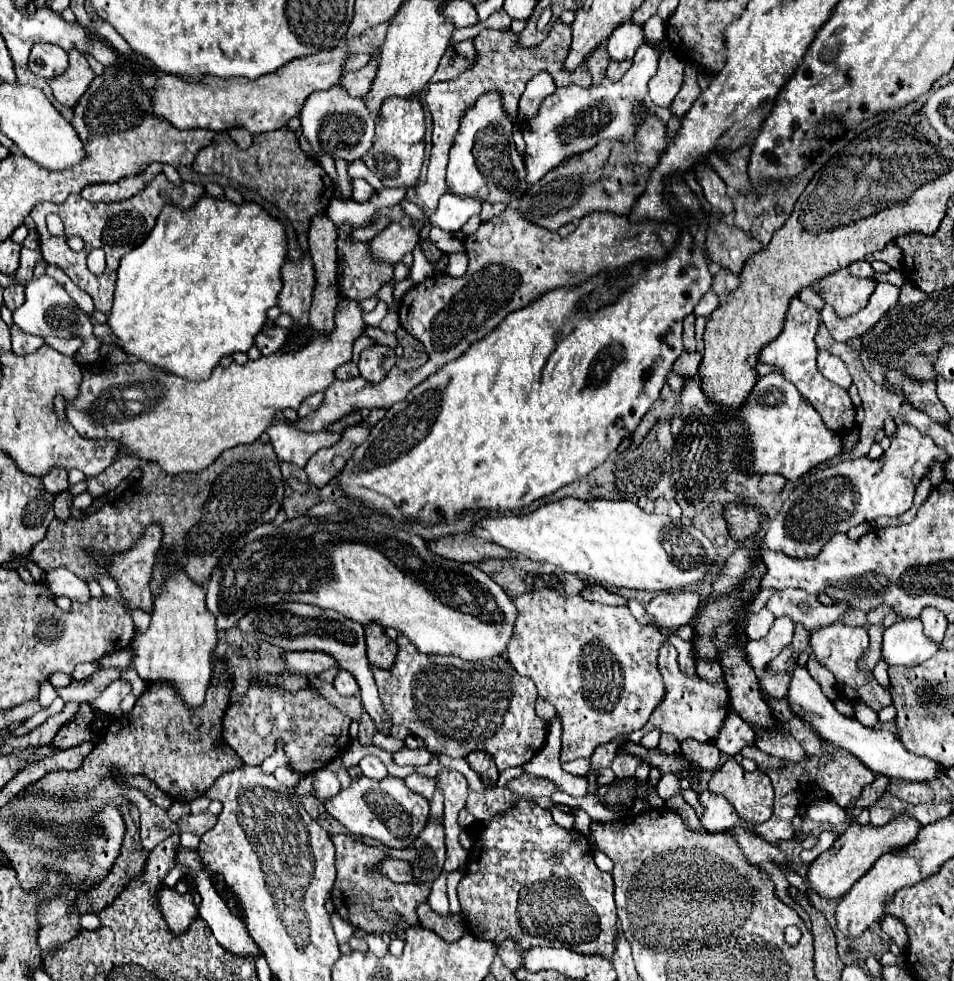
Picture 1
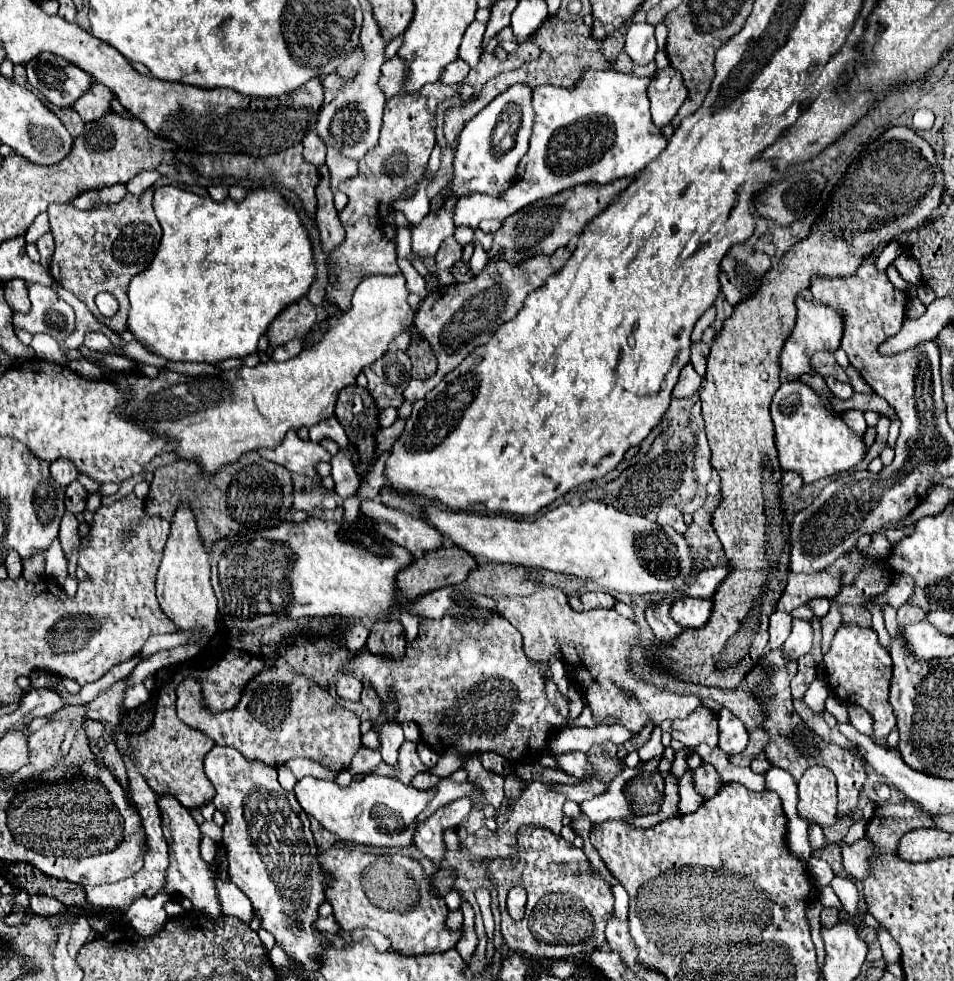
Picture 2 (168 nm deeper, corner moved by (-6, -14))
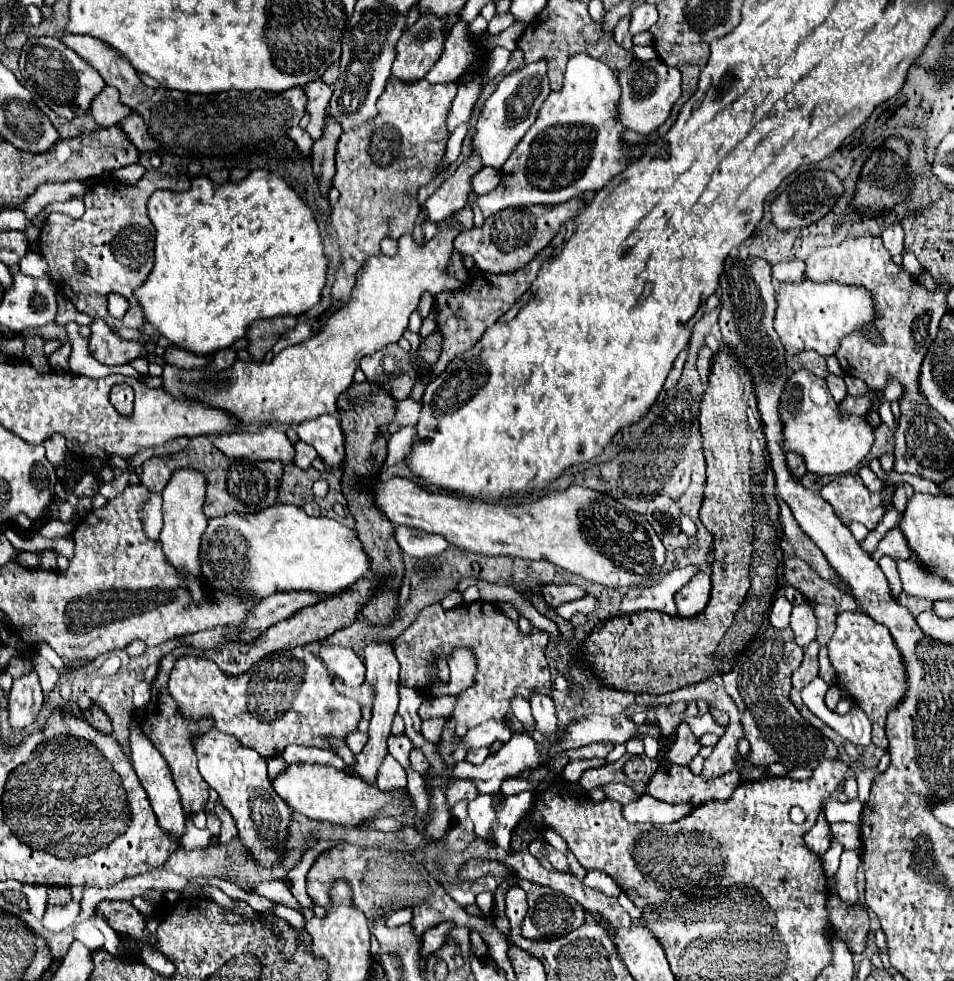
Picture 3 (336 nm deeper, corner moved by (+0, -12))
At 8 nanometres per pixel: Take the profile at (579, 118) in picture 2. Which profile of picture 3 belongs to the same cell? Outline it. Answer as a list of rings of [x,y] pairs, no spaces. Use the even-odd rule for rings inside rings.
[[[587,54],[571,56],[567,62],[563,88],[559,92],[551,92],[543,102],[535,124],[527,130],[527,134],[513,150],[511,158],[501,168],[501,184],[487,194],[471,192],[467,198],[467,206],[477,206],[483,216],[489,218],[503,208],[529,204],[561,204],[589,190],[605,188],[613,176],[627,170],[627,166],[633,162],[633,146],[627,144],[623,138],[623,132],[627,128],[619,120],[619,100],[619,78],[611,72],[611,68],[607,68],[607,64],[601,64],[601,60],[593,60]]]

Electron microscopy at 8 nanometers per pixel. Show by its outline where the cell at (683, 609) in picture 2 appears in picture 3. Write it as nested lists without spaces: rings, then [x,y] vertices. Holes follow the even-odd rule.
[[[699,572],[689,584],[685,584],[677,594],[675,594],[675,604],[677,604],[677,616],[683,618],[693,618],[697,616],[709,602],[709,592],[711,592],[711,580],[709,574]]]

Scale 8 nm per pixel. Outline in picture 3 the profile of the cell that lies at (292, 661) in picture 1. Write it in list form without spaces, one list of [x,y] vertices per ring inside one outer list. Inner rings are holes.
[[[473,602],[473,604],[461,604],[461,606],[455,606],[455,608],[451,608],[451,610],[445,610],[441,604],[431,604],[431,606],[427,606],[427,608],[423,608],[419,614],[417,614],[417,618],[415,618],[415,622],[411,622],[395,640],[393,640],[393,650],[395,650],[395,656],[397,656],[397,660],[399,660],[399,664],[401,664],[401,686],[407,686],[407,688],[415,688],[415,690],[419,690],[423,696],[427,696],[427,698],[431,698],[433,696],[433,690],[431,690],[431,682],[433,682],[433,676],[437,676],[437,680],[441,682],[441,678],[439,678],[439,668],[437,668],[437,662],[439,662],[439,658],[445,658],[445,660],[449,660],[449,656],[455,652],[455,650],[459,650],[459,648],[469,648],[473,654],[475,654],[475,660],[477,660],[477,670],[475,670],[475,682],[469,686],[469,688],[465,688],[463,692],[459,692],[457,696],[455,696],[455,708],[453,708],[453,720],[455,720],[455,724],[465,724],[467,728],[475,728],[475,726],[479,726],[479,724],[483,724],[483,722],[487,722],[487,720],[497,720],[497,722],[505,722],[507,720],[507,714],[511,712],[511,700],[515,698],[515,696],[521,696],[521,698],[525,698],[525,700],[531,700],[531,694],[545,694],[545,696],[551,696],[551,680],[549,680],[549,666],[547,666],[547,660],[545,660],[545,648],[547,648],[547,642],[549,642],[549,636],[545,634],[545,632],[541,632],[541,630],[533,630],[533,634],[531,636],[525,636],[525,634],[521,634],[521,630],[519,630],[519,626],[517,624],[513,624],[509,618],[505,618],[505,614],[493,604],[493,602]]]

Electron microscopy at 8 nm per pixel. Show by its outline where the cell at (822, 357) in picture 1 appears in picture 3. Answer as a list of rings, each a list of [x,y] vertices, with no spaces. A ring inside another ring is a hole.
[[[829,374],[825,380],[827,380],[829,392],[831,392],[831,396],[835,398],[835,402],[841,402],[841,400],[847,396],[847,388],[845,388],[845,382],[843,382],[843,378]]]

